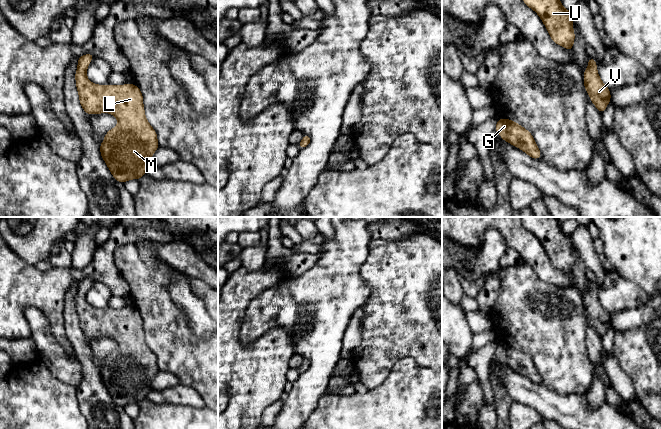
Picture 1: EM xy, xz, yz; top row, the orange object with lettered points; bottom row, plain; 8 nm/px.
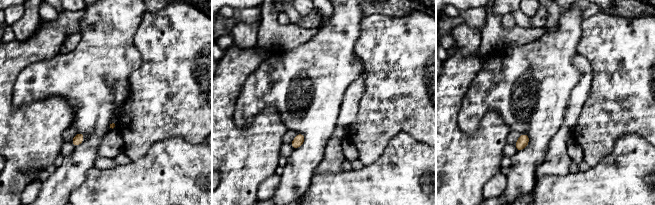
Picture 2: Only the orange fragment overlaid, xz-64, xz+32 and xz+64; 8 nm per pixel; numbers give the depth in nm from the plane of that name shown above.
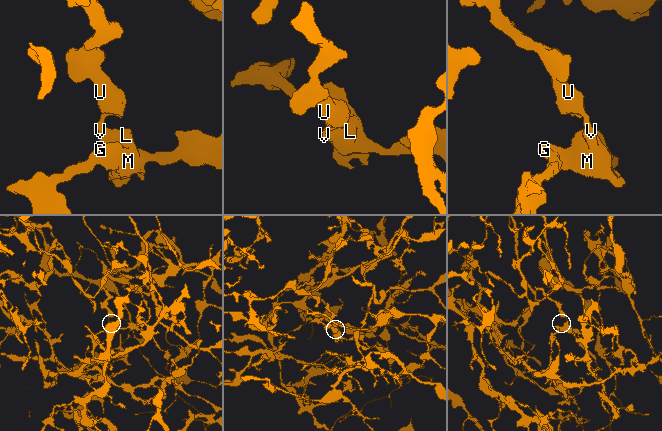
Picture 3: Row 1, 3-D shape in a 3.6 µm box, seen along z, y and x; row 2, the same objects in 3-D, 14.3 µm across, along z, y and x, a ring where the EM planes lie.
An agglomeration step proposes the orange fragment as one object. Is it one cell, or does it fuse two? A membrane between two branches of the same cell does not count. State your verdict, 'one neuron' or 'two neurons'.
one neuron

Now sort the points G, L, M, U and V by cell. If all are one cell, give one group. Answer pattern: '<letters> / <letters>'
G L M U V

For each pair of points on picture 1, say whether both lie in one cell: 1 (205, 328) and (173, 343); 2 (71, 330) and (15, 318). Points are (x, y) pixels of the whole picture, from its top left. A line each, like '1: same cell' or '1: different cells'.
1: different cells
2: different cells

